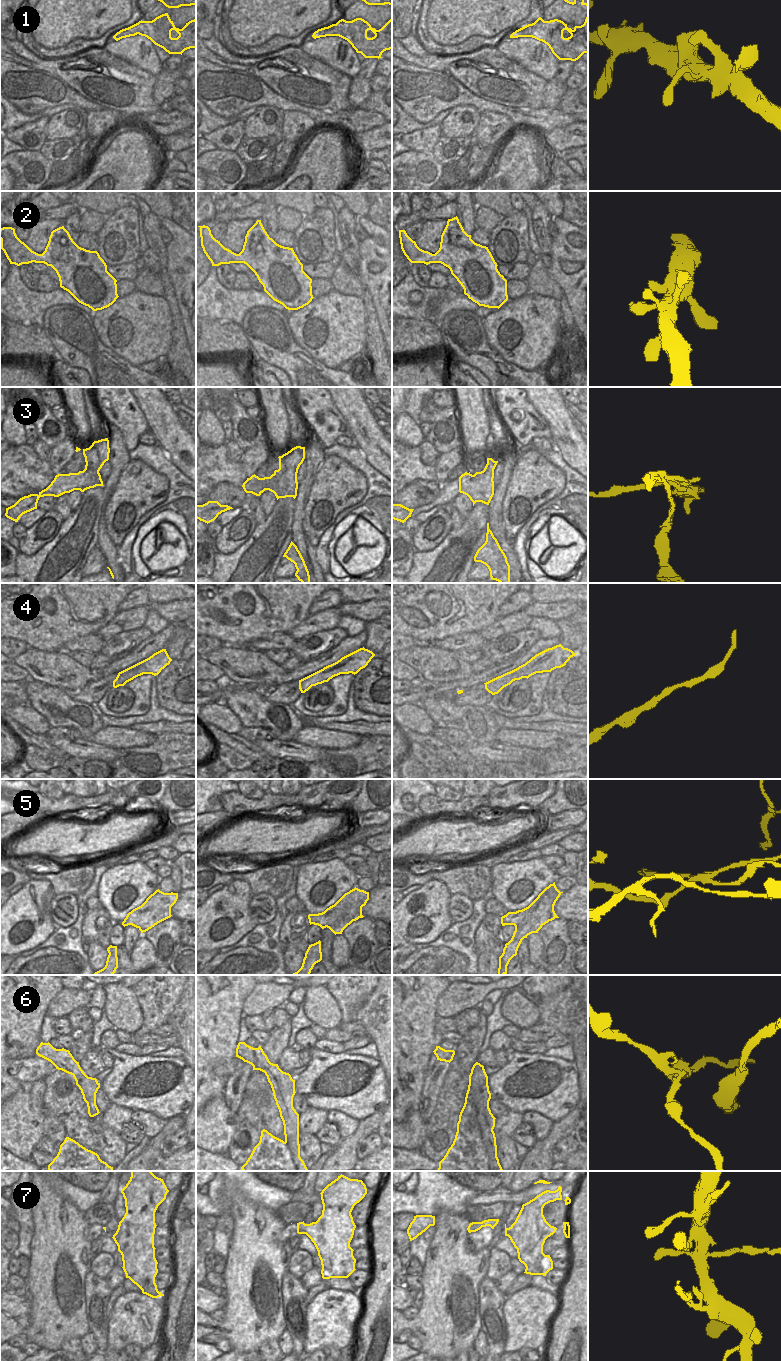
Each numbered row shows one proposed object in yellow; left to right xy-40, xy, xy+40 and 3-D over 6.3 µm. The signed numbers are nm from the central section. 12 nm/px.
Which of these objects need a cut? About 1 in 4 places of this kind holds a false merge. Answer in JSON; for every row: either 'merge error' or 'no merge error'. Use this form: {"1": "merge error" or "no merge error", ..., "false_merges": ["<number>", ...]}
{"1": "no merge error", "2": "no merge error", "3": "merge error", "4": "no merge error", "5": "merge error", "6": "merge error", "7": "no merge error", "false_merges": ["3", "5", "6"]}

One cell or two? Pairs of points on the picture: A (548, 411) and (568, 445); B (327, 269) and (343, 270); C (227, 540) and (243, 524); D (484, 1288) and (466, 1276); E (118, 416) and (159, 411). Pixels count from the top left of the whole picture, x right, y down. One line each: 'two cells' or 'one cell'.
A: one cell
B: two cells
C: one cell
D: two cells
E: two cells

